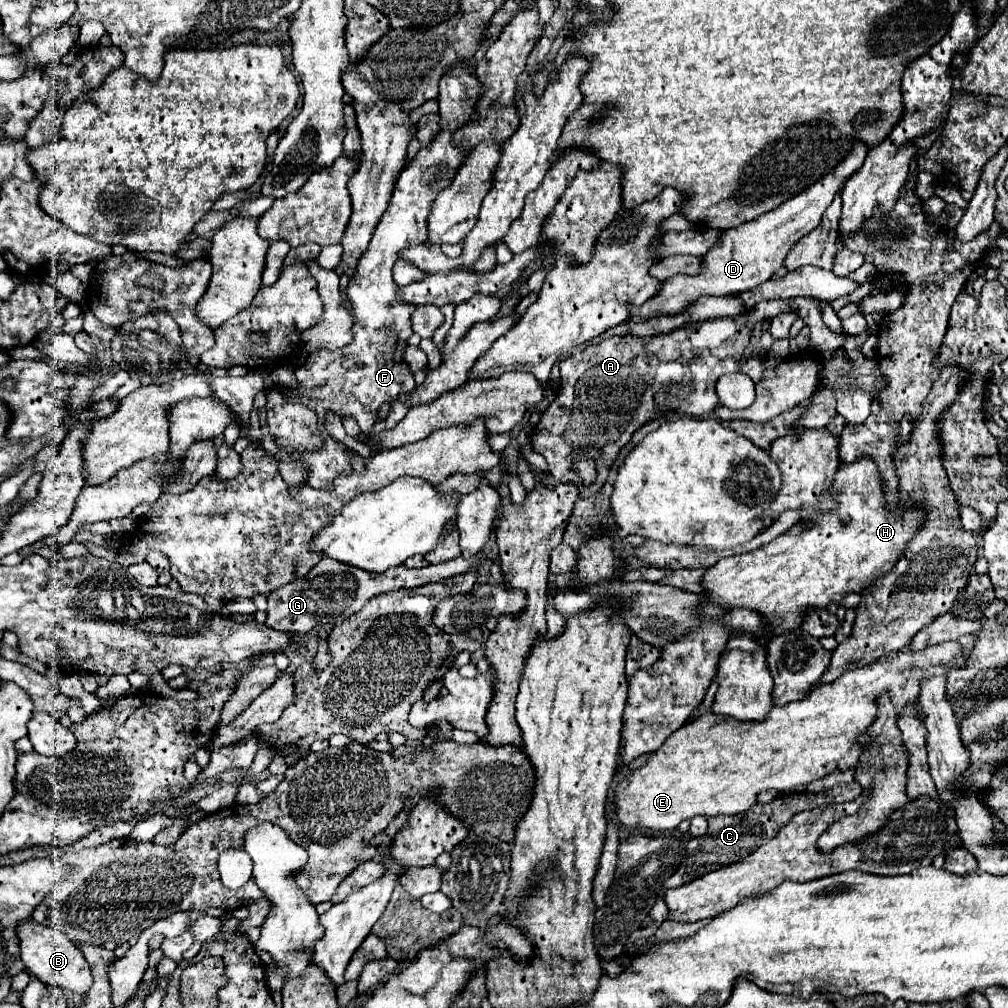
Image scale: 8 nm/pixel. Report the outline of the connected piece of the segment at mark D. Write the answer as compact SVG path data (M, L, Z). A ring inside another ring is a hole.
M858 142L852 146L848 156L832 170L824 180L818 180L808 188L808 192L800 192L800 196L794 196L792 200L786 200L776 208L776 212L766 212L764 216L758 216L756 220L750 220L748 224L742 224L740 228L730 228L728 232L720 234L720 244L716 244L706 256L704 256L704 270L696 276L680 274L672 276L662 284L660 294L650 298L640 308L630 308L636 316L650 316L652 312L682 312L688 304L696 302L700 296L730 296L730 294L742 294L758 284L770 280L780 268L790 252L790 248L802 240L806 234L810 234L814 228L820 226L822 216L826 208L832 204L834 196L842 190L848 176L852 176L856 170L862 168L864 156L868 152L868 146Z

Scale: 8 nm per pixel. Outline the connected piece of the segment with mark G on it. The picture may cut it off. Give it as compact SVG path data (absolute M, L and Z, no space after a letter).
M462 556L426 566L426 568L406 568L406 566L396 566L390 568L388 572L376 576L372 572L364 572L360 568L344 568L342 564L336 564L334 560L320 560L304 578L292 580L286 586L276 588L268 596L268 608L266 608L266 626L272 630L280 632L298 632L306 634L316 626L322 624L338 624L340 620L346 620L350 614L360 610L366 600L382 594L382 592L392 592L400 588L416 588L424 586L430 582L440 582L456 574L468 572L468 568L480 566L484 562L484 556L472 556L472 560L464 560Z

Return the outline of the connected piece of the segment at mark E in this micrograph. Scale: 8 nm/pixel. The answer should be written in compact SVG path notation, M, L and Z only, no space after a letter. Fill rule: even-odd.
M966 634L952 642L942 642L932 648L924 648L920 652L900 650L882 656L876 664L868 668L856 668L844 672L836 682L822 684L816 688L808 698L786 704L784 708L772 708L770 714L756 724L744 724L732 720L728 716L718 716L714 712L704 712L702 716L694 718L680 730L672 732L666 742L650 754L644 766L630 770L616 786L614 786L614 804L616 804L616 818L626 828L642 828L652 836L662 836L664 832L674 830L682 820L692 820L694 816L720 816L720 814L740 814L746 812L752 804L756 804L756 796L762 790L774 788L778 792L806 786L814 780L824 778L834 770L850 770L856 768L862 748L856 744L856 736L866 732L870 722L876 716L876 698L882 692L890 692L896 710L904 708L904 704L916 704L918 684L922 676L930 674L946 674L946 664L964 664L962 648L972 646L974 636ZM920 662L932 662L928 668L920 668Z

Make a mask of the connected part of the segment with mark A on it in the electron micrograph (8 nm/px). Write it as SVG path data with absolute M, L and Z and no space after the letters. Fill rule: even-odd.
M816 298L764 300L750 312L736 318L694 322L658 336L604 338L602 342L578 348L574 354L560 360L558 366L562 372L562 388L532 432L534 450L548 460L548 472L560 478L560 482L574 484L574 480L578 480L580 496L598 492L608 478L612 462L638 428L670 412L692 416L708 414L718 404L718 378L738 372L738 362L750 342L754 324L760 322L760 318L774 318L782 312L794 312L800 320L804 320L804 324L810 328L812 344L820 352L836 350L846 340L846 334L836 336L824 328L820 300ZM660 370L664 372L662 376L658 376ZM676 380L680 380L680 386L676 386ZM578 454L594 458L598 464L598 482L590 488L586 488L570 468L572 458Z

